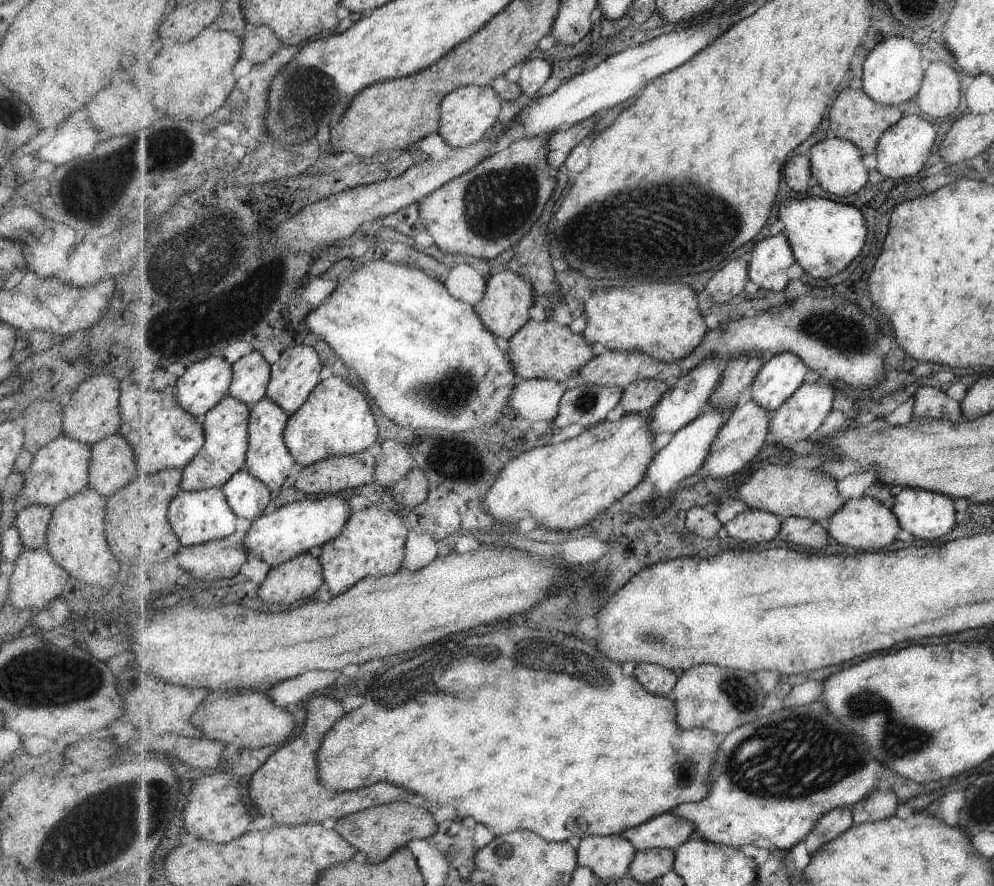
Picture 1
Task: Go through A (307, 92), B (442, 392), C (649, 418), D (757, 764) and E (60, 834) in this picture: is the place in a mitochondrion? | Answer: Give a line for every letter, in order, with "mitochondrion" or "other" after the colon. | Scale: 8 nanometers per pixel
A: mitochondrion
B: mitochondrion
C: other
D: mitochondrion
E: mitochondrion

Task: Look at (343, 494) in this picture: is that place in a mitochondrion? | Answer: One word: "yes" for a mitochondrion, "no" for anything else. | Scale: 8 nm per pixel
no

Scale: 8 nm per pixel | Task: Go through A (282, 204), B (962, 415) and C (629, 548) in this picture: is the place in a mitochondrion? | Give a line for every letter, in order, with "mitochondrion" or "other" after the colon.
A: other
B: other
C: other

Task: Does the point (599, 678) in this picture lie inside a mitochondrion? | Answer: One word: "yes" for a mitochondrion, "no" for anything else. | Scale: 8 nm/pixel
yes

